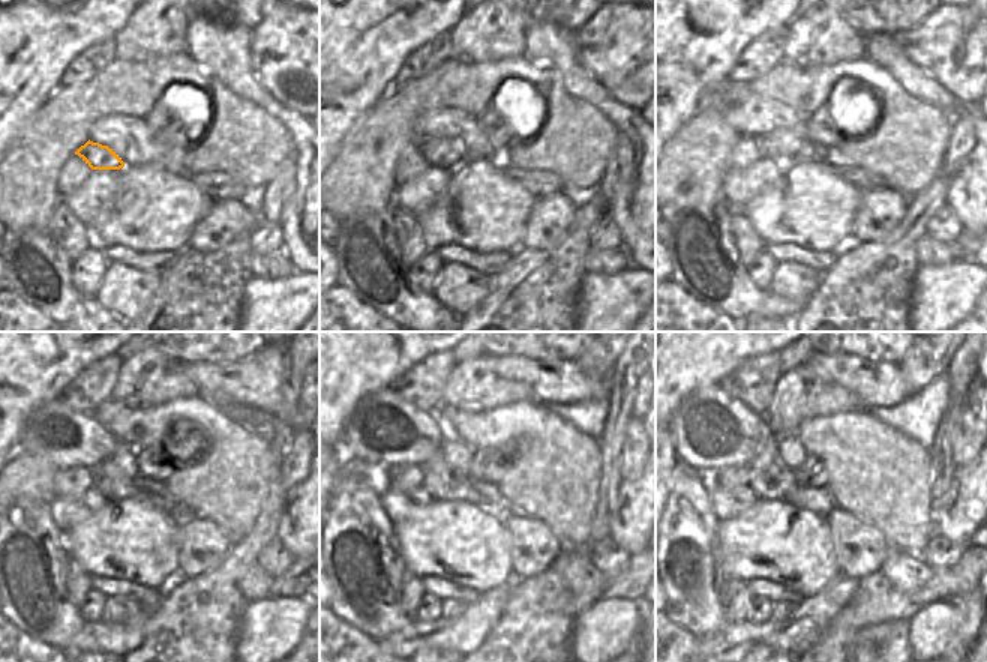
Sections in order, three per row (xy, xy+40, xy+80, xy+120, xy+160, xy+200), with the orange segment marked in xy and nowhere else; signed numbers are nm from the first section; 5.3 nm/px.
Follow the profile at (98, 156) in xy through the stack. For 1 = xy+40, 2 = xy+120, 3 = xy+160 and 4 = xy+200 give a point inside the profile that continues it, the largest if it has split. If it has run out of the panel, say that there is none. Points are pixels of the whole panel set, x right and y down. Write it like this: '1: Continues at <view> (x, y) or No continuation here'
1: Continues at xy+40 (440, 152)
2: Continues at xy+120 (123, 461)
3: Continues at xy+160 (456, 452)
4: Continues at xy+200 (788, 445).

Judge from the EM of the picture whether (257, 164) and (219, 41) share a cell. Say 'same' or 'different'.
different

